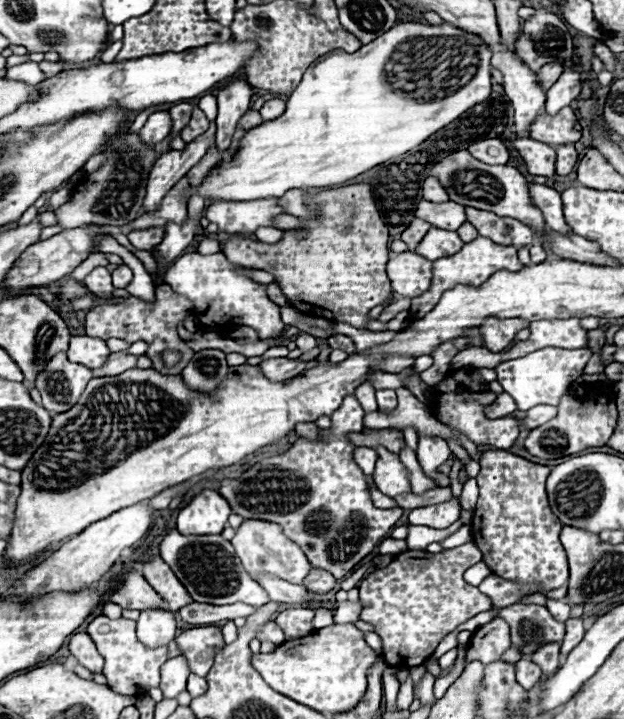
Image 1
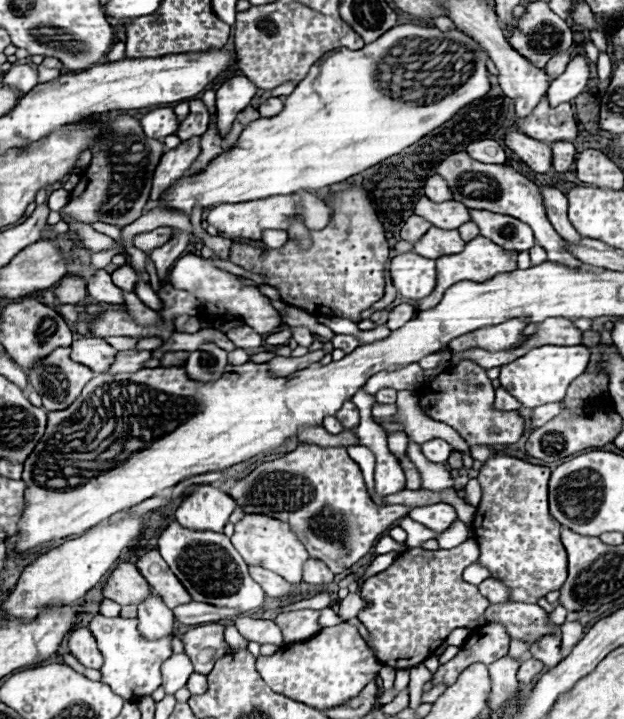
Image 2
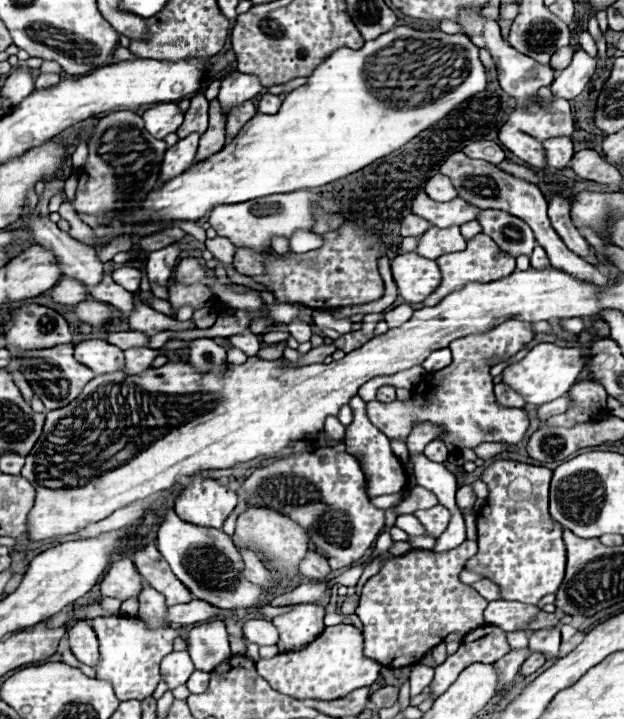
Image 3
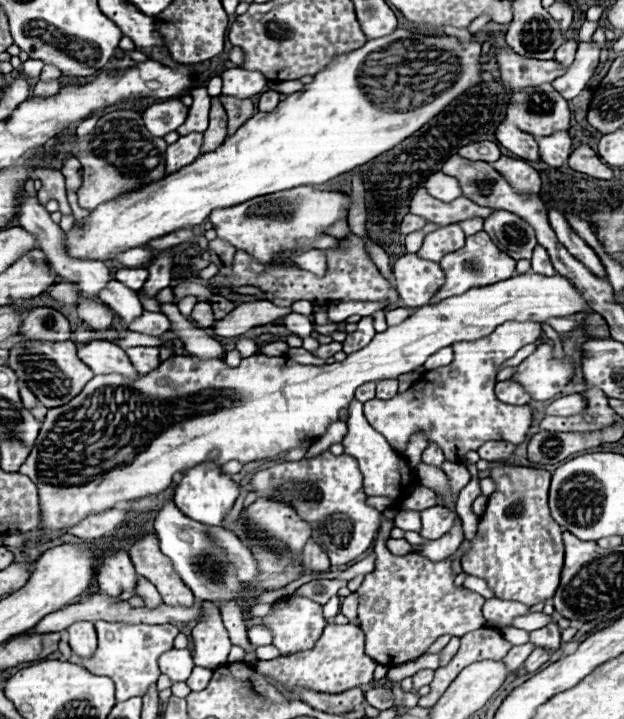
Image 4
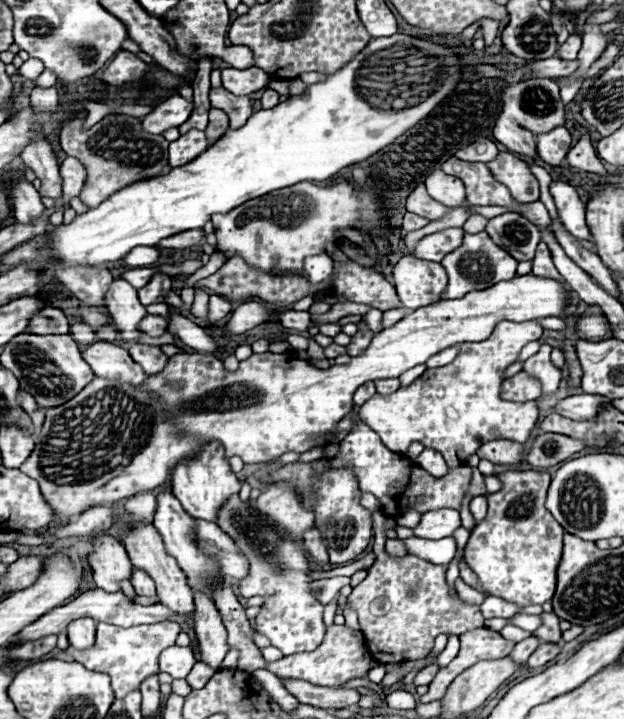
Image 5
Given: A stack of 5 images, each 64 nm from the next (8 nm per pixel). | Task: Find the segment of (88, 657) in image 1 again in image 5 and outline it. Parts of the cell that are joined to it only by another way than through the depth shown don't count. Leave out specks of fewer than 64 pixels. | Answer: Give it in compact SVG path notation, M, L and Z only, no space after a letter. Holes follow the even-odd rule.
M76 618L74 622L68 624L68 640L72 648L84 650L94 644L94 634L96 634L96 624L94 618Z

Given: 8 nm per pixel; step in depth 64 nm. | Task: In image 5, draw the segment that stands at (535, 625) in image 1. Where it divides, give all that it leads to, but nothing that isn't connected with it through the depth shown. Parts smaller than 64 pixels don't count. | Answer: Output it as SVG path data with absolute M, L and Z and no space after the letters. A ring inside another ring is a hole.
M486 596L480 608L482 608L484 618L512 618L520 610L520 606L514 606L498 596Z

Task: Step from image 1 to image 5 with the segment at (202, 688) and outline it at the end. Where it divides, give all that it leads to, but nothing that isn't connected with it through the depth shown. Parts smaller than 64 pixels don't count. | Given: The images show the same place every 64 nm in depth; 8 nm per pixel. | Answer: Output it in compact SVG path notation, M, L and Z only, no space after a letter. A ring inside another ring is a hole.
M196 662L194 664L194 668L190 670L190 674L186 676L186 680L188 680L188 684L192 686L192 688L202 688L202 686L206 686L206 682L214 676L214 668L210 668L210 666L206 666L204 662Z

